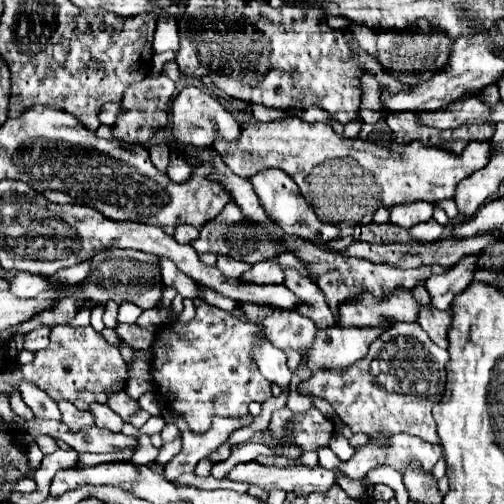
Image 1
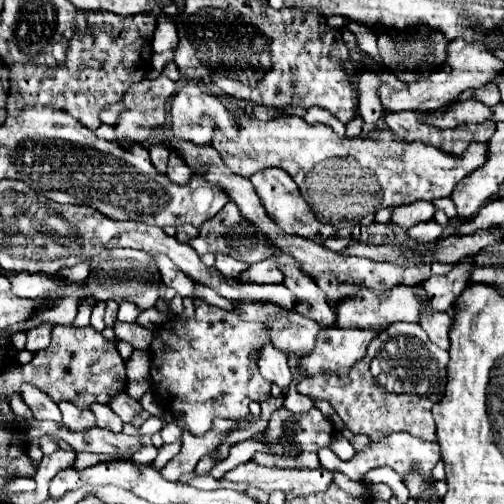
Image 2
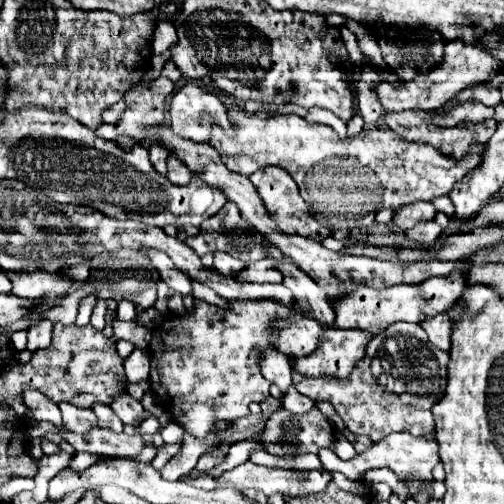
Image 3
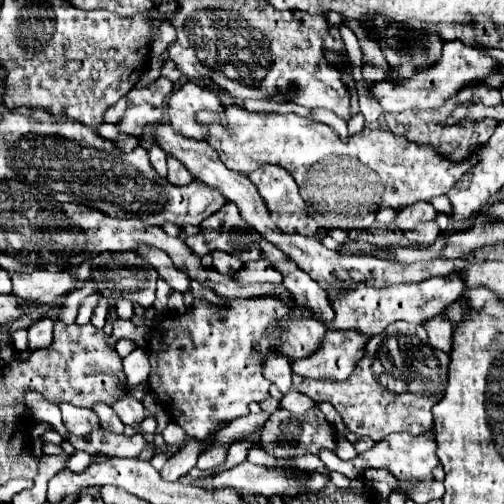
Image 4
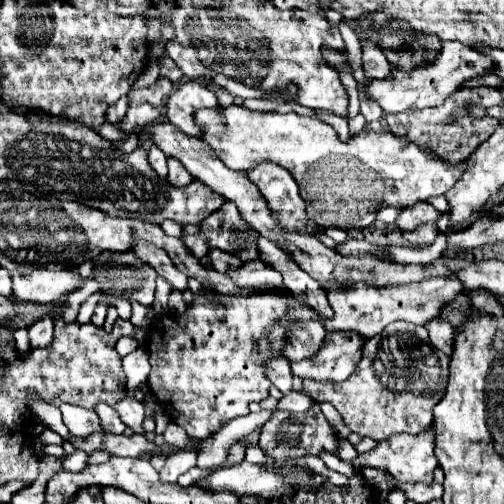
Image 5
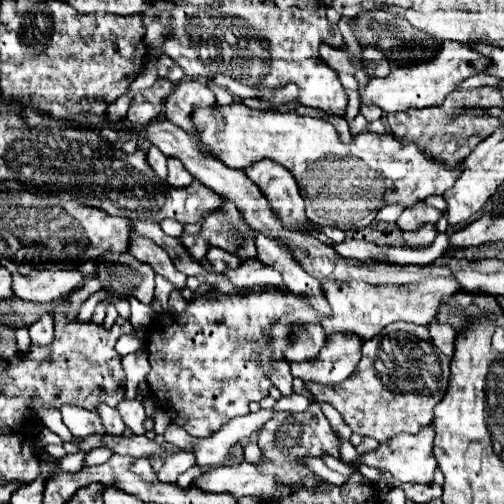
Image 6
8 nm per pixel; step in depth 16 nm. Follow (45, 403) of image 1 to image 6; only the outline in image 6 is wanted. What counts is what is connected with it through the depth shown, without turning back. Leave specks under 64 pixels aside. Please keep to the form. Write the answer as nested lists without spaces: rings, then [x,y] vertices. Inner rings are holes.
[[[36,406],[36,414],[38,414],[38,420],[44,424],[44,426],[48,426],[52,432],[56,432],[64,442],[72,442],[72,434],[70,434],[70,430],[64,426],[64,422],[62,422],[62,418],[60,418],[60,410],[56,410],[56,408],[46,408],[46,406]]]

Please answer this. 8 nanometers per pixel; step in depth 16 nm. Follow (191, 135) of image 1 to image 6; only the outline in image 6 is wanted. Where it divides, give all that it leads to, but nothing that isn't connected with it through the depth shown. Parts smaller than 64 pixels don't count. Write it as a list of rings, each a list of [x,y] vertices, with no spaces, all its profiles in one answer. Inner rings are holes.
[[[184,80],[166,102],[166,118],[184,132],[196,136],[198,130],[192,124],[194,108],[216,108],[216,96],[206,84],[198,80]]]

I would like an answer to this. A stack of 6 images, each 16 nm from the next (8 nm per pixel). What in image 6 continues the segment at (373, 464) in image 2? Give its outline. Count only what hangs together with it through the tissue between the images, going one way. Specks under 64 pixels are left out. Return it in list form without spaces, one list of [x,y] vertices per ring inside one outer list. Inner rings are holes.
[[[428,426],[428,428],[424,428],[422,432],[418,432],[418,434],[414,434],[414,436],[412,436],[412,434],[394,436],[392,442],[388,442],[388,444],[382,442],[376,450],[362,454],[362,456],[360,456],[358,460],[354,460],[354,462],[342,462],[342,460],[338,460],[338,458],[334,458],[334,456],[328,456],[328,454],[324,454],[322,460],[324,460],[324,464],[326,464],[330,470],[336,470],[336,472],[340,472],[340,474],[344,474],[344,476],[352,476],[352,472],[354,472],[360,464],[366,464],[366,466],[374,466],[374,468],[384,468],[384,470],[388,470],[398,482],[410,482],[410,484],[422,482],[422,484],[430,484],[430,482],[432,482],[432,476],[434,476],[434,470],[438,468],[436,458],[432,456],[432,436],[434,436],[434,428]]]

